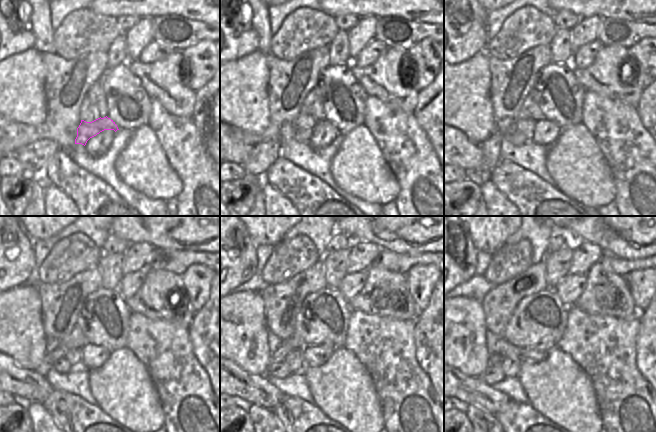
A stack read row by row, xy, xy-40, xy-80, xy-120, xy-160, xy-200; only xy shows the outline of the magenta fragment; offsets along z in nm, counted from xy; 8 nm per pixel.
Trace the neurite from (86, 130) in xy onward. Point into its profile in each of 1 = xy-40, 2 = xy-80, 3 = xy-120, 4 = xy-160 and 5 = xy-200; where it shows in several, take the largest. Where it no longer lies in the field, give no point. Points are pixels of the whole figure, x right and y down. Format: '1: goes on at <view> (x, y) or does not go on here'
1: goes on at xy-40 (303, 125)
2: goes on at xy-80 (525, 128)
3: goes on at xy-120 (73, 360)
4: goes on at xy-160 (295, 358)
5: goes on at xy-200 (493, 374)

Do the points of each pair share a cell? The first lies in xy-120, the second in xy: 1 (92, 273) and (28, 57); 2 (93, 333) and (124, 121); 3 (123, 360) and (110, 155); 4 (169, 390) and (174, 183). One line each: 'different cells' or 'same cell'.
1: different cells
2: same cell
3: different cells
4: different cells

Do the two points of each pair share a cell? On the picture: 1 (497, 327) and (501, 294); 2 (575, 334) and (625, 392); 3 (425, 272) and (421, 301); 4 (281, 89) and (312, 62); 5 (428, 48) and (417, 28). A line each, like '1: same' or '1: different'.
1: same
2: same
3: same
4: same
5: different

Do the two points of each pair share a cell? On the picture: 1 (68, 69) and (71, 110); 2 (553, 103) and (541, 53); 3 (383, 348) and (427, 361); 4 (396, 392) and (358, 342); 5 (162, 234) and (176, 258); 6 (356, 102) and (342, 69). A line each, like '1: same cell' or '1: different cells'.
1: same cell
2: different cells
3: different cells
4: same cell
5: different cells
6: same cell

